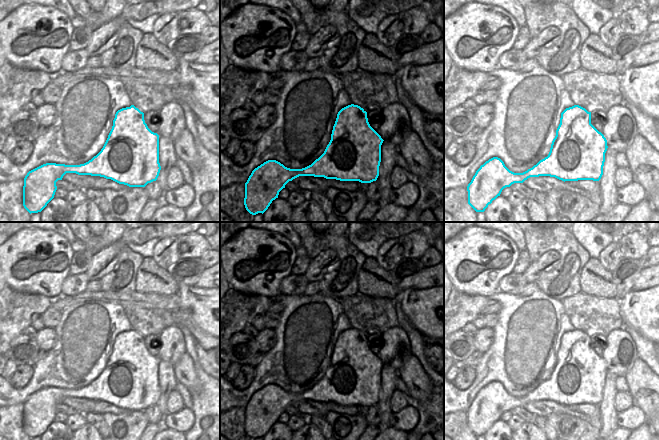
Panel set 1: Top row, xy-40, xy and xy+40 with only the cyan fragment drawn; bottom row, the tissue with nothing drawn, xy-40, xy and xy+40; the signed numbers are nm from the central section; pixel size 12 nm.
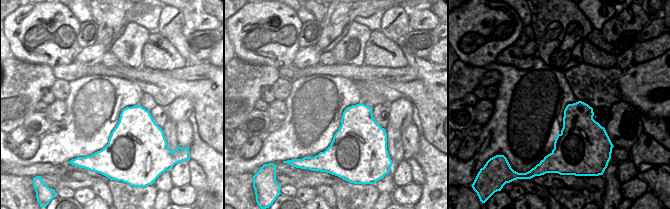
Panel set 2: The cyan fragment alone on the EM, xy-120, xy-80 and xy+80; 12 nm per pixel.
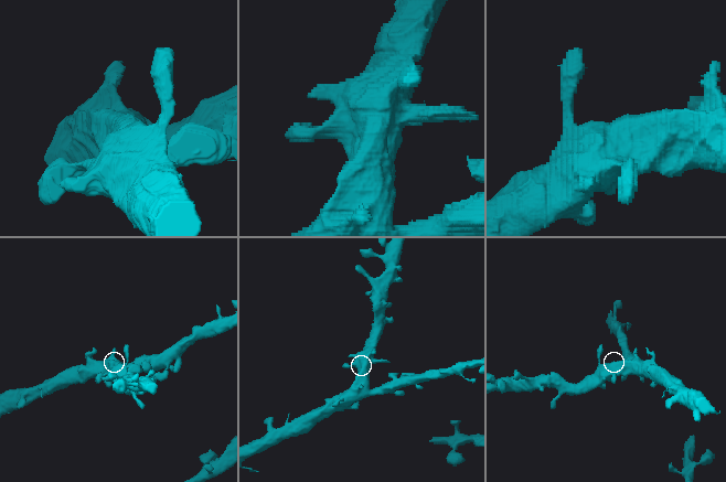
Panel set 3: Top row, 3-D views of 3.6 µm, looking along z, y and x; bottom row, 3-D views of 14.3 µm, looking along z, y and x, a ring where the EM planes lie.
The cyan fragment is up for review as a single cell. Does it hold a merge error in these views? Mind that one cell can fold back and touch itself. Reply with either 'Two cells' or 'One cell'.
One cell

